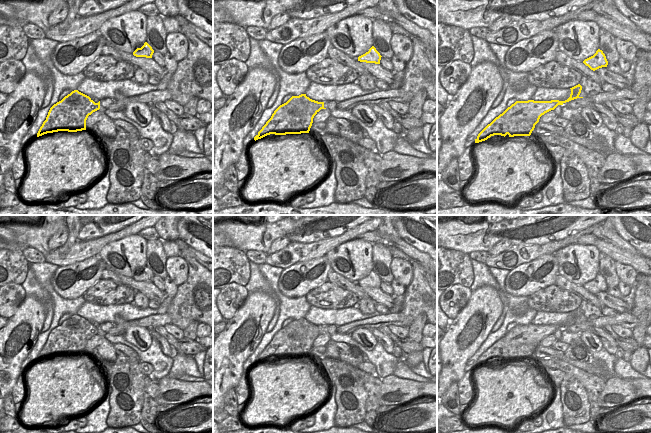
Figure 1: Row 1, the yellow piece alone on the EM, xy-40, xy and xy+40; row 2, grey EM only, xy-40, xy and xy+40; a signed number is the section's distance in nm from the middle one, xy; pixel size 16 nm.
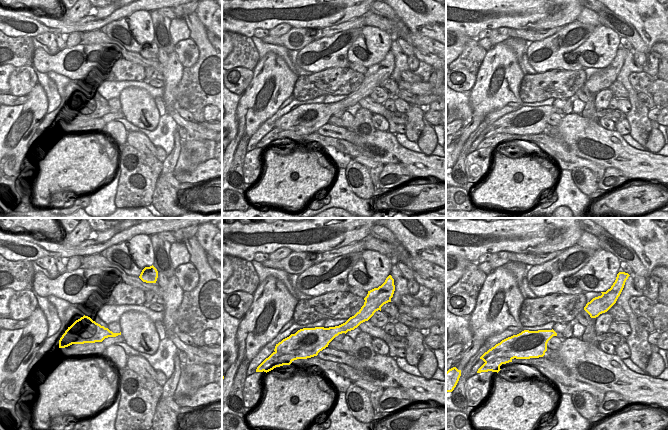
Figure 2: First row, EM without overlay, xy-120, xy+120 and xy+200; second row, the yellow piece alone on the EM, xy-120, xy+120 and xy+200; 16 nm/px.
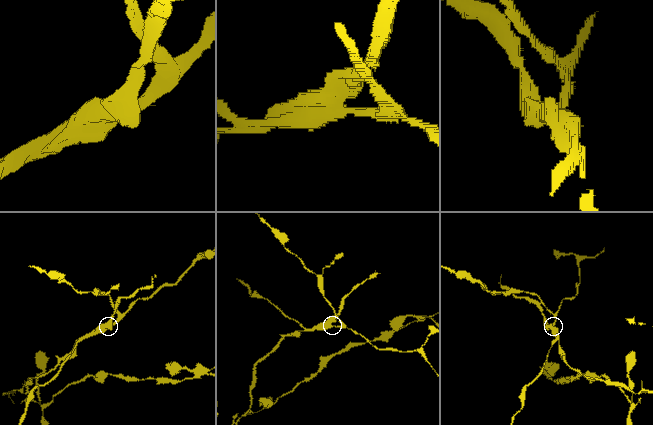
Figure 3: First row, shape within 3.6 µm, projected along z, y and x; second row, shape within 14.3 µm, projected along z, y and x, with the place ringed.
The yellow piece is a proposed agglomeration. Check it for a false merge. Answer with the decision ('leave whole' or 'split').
split

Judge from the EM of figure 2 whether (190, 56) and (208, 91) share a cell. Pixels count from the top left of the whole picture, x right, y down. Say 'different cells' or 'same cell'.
different cells

